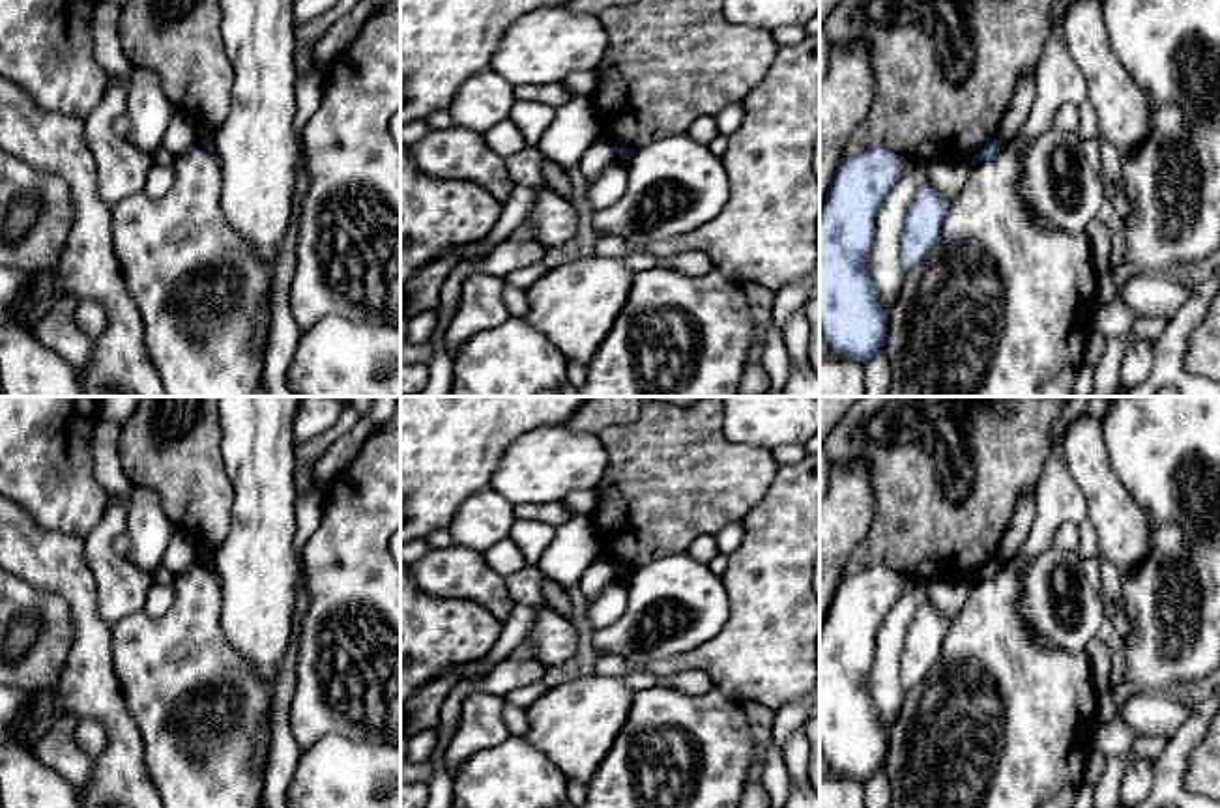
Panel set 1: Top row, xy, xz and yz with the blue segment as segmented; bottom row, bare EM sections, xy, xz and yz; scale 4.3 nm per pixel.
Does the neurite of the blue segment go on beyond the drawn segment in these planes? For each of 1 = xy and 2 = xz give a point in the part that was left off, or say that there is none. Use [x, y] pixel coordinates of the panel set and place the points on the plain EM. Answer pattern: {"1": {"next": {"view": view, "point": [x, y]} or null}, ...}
{"1": {"next": null}, "2": {"next": null}}

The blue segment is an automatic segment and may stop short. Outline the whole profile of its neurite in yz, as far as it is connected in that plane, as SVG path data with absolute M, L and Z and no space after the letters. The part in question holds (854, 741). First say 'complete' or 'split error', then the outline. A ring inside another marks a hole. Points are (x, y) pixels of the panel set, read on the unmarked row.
complete | M887 567L842 576L820 625L820 750L831 769L864 786L887 756L887 729L868 690L876 632L904 584Z

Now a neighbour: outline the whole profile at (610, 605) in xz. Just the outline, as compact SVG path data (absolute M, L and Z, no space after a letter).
M617 578L606 584L601 595L586 604L586 615L580 627L599 630L616 625L629 604L629 587Z

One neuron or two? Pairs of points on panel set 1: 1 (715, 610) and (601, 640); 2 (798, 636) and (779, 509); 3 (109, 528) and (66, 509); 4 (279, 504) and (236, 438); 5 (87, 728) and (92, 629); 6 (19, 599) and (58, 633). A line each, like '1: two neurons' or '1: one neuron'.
1: one neuron
2: one neuron
3: two neurons
4: one neuron
5: two neurons
6: one neuron

